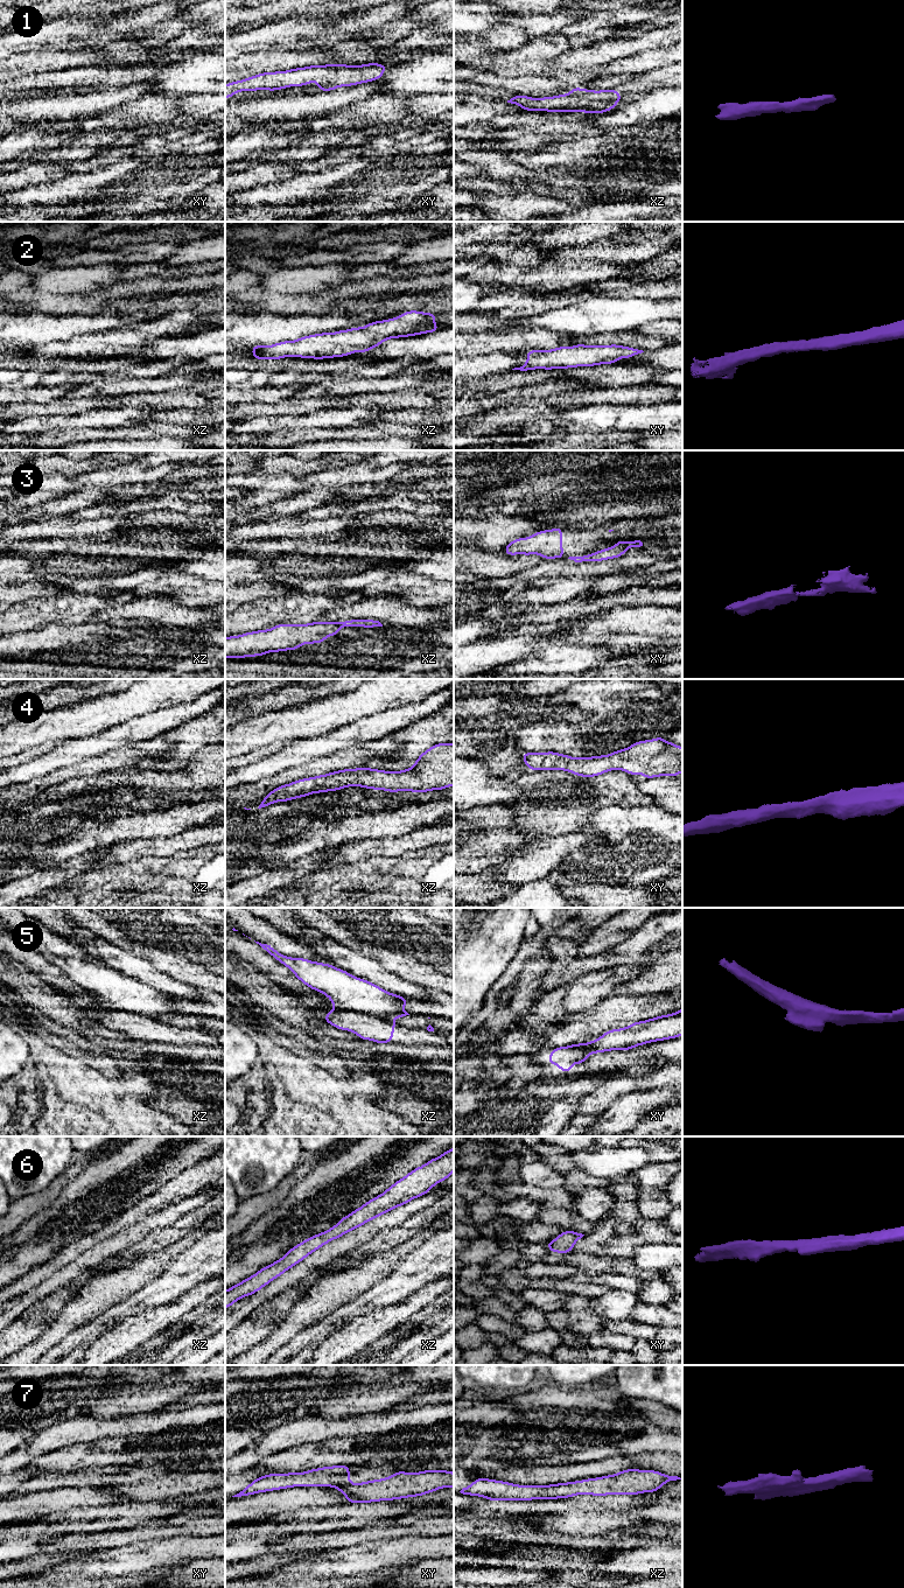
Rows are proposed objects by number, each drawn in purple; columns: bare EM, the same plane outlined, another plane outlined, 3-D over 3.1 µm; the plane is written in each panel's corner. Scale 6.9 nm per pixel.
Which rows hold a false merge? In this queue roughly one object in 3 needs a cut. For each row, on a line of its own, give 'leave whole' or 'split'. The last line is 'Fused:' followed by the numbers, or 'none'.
1: leave whole
2: leave whole
3: leave whole
4: leave whole
5: leave whole
6: leave whole
7: leave whole
Fused: none

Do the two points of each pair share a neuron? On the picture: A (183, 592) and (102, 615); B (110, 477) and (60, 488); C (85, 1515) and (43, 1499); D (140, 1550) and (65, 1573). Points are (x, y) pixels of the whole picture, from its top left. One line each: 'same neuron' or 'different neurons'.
A: different neurons
B: different neurons
C: different neurons
D: same neuron

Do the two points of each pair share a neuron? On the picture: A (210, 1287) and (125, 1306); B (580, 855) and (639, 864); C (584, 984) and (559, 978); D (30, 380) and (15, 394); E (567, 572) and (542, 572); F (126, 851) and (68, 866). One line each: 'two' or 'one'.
A: two
B: one
C: two
D: two
E: one
F: two

